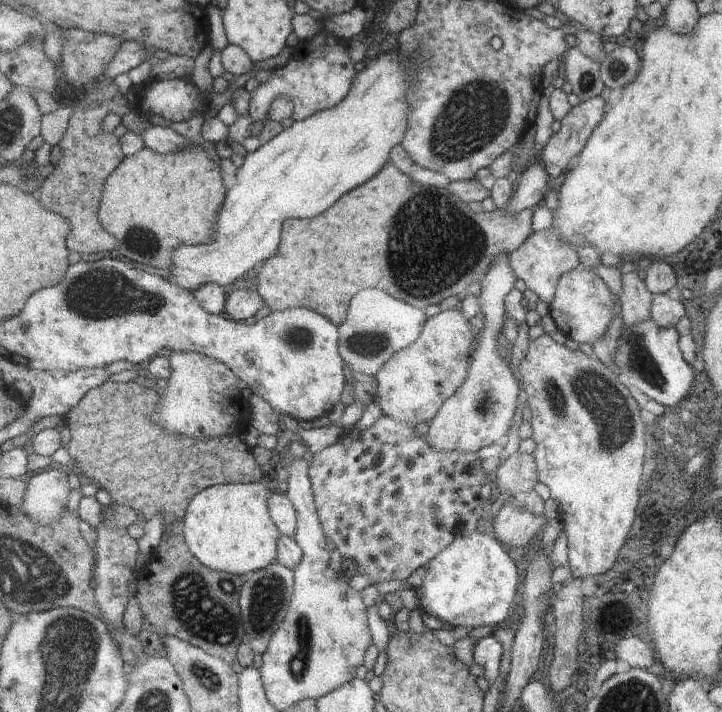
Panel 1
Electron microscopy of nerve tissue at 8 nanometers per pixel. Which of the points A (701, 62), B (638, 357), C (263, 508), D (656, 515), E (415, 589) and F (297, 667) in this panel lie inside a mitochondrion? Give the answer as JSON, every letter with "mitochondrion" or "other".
{"A":"other","B":"mitochondrion","C":"other","D":"other","E":"other","F":"mitochondrion"}

